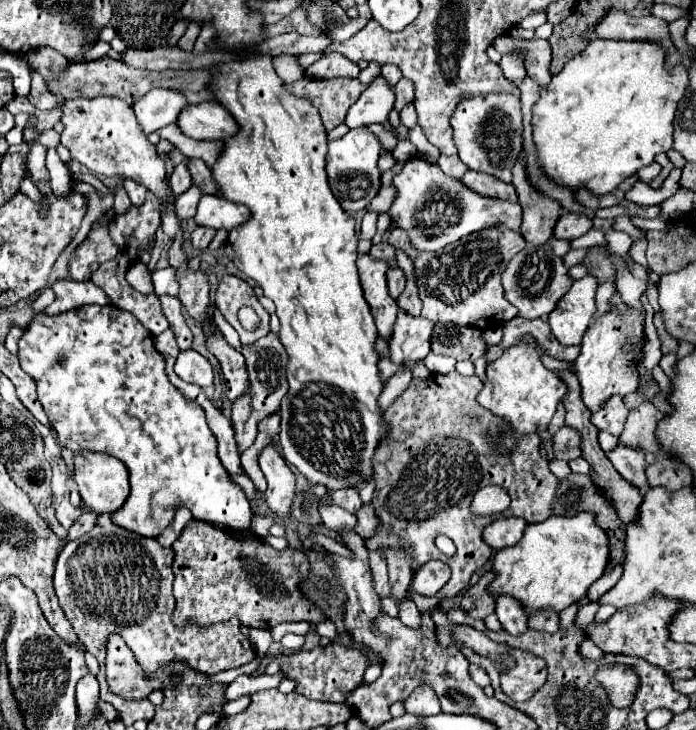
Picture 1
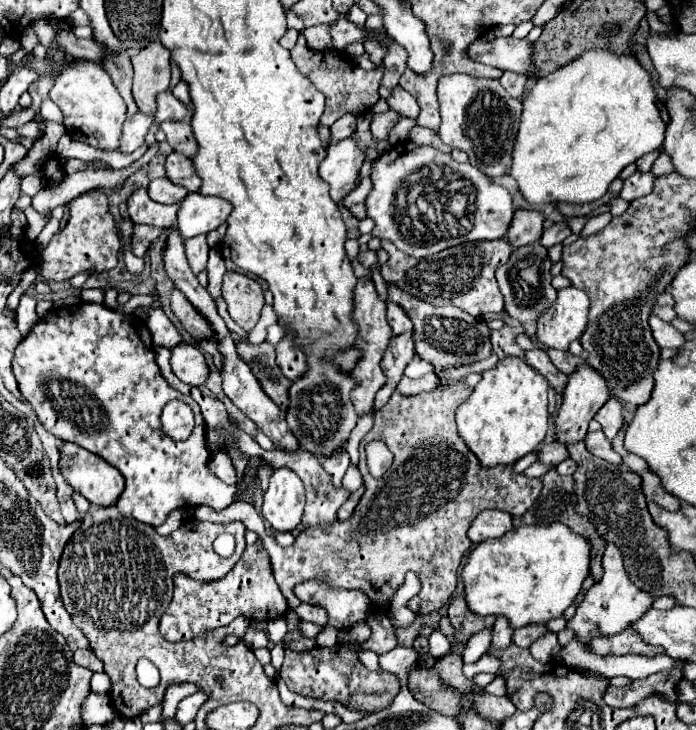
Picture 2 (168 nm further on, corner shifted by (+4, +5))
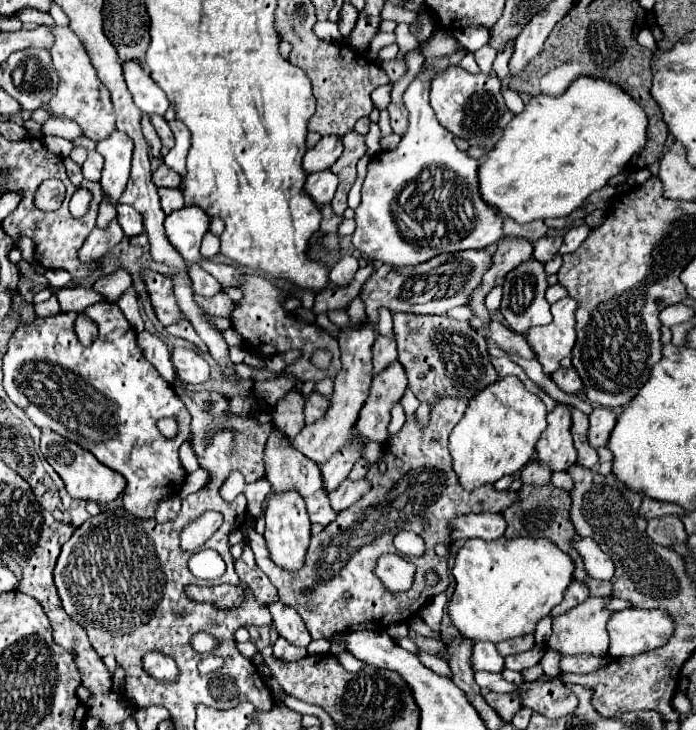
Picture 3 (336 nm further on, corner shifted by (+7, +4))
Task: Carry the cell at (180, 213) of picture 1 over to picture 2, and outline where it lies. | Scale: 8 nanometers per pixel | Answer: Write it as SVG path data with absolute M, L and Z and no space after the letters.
M141 187L134 190L134 194L128 198L128 216L134 224L150 224L156 228L172 228L176 226L176 212L180 204L164 206L158 202L152 202L148 198L147 188Z

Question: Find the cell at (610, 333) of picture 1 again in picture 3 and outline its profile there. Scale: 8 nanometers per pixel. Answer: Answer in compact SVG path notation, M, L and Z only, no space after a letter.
M559 403L547 415L547 429L541 433L535 451L537 461L551 471L567 471L577 461L577 451L571 439L569 405Z

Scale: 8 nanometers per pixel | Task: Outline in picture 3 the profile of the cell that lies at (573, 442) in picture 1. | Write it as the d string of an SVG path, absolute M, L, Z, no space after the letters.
M531 461L527 467L523 467L521 471L521 483L529 483L529 485L547 485L551 481L551 471L545 469L541 463L537 461Z

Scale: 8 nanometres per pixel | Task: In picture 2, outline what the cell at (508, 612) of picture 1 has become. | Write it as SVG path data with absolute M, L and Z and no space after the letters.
M496 618L494 630L492 630L492 646L506 648L510 644L510 640L512 640L512 632L514 632L514 628L508 628L508 620Z

